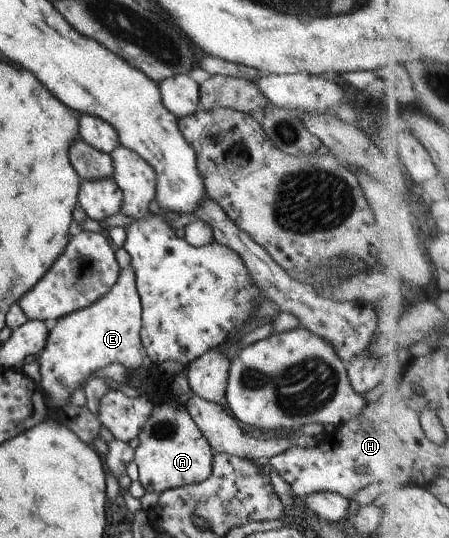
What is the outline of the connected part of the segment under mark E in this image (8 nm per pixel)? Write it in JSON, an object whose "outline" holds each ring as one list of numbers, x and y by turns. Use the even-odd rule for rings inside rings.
{"outline":[[130,267,119,269,116,282,112,288,96,302,83,309,71,312,57,319,52,330,47,332,46,342,38,356,40,381,39,386,49,397,52,413,58,417,61,407,70,404,70,394,76,388,82,388,88,376,107,364,116,362,129,371,147,365,147,354,139,339,141,327,141,304,135,287,135,276]]}

